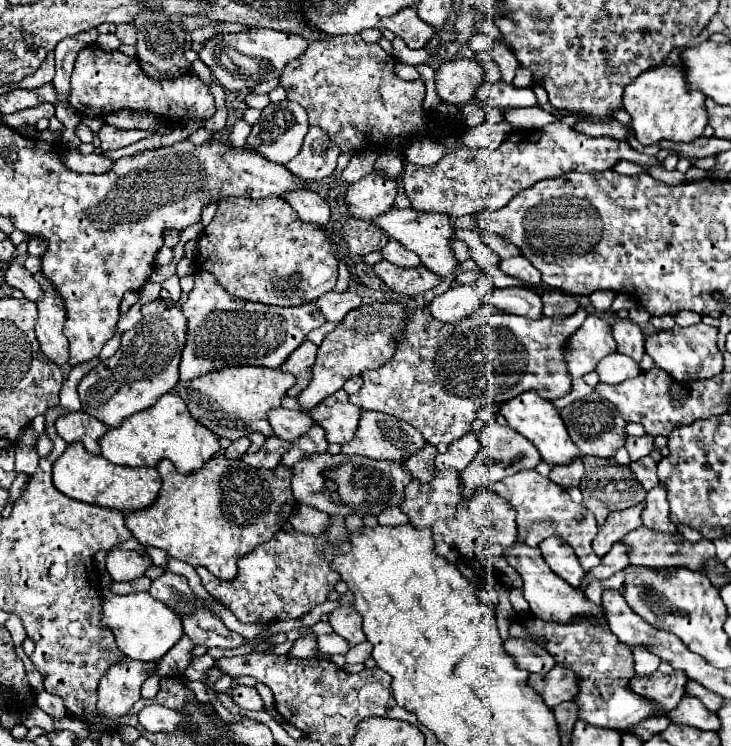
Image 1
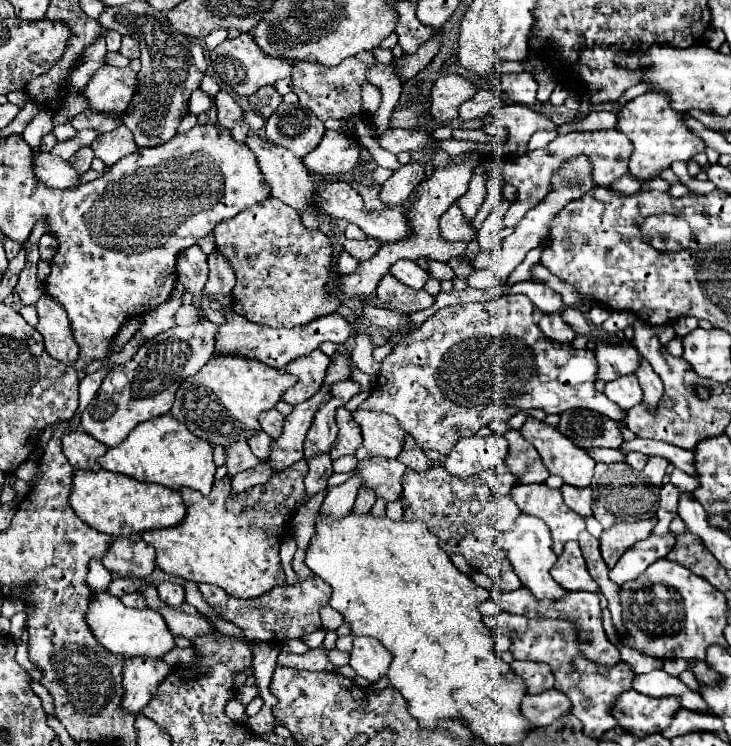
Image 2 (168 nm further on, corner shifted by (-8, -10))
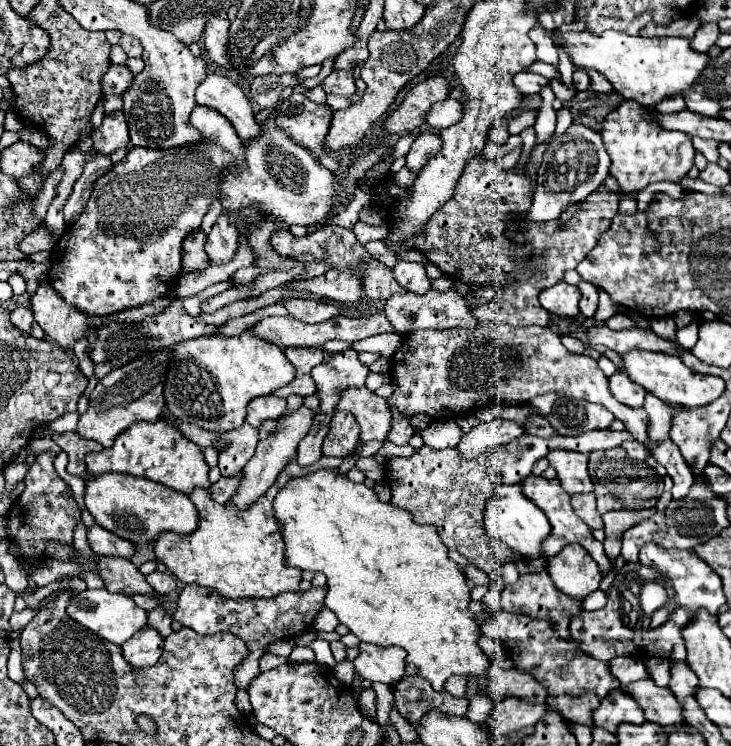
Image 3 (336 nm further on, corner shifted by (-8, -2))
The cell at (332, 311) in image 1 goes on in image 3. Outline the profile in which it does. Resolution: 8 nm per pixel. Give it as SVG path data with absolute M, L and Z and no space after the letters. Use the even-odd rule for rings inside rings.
M410 291L396 293L392 295L386 305L384 313L390 319L392 327L400 333L412 333L418 329L452 329L452 327L464 327L464 329L474 329L478 321L470 315L466 307L466 299L460 297L456 291L428 291L426 295L414 295Z

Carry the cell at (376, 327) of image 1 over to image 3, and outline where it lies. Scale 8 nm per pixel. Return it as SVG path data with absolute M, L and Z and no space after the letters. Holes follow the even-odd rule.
M300 407L298 411L290 413L290 415L284 415L278 423L278 429L276 433L272 433L268 439L264 441L258 441L258 447L256 447L256 453L254 457L244 465L242 469L242 481L238 485L238 489L234 491L234 495L230 497L230 503L244 511L248 509L250 505L254 505L258 501L260 495L264 495L268 491L268 487L276 481L278 473L286 467L288 461L292 461L296 457L296 449L298 449L298 443L302 439L302 435L306 435L306 431L310 429L310 421L312 421L312 415L306 407Z

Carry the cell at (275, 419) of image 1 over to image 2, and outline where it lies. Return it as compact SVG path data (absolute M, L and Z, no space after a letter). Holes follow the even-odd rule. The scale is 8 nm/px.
M276 409L272 411L266 411L266 415L262 415L260 419L262 423L262 429L272 437L272 439L278 439L282 435L282 427L284 427L284 415Z

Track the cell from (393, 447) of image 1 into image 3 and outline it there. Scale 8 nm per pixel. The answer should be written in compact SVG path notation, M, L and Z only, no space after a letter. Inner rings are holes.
M348 387L340 393L336 409L350 411L360 425L360 441L386 441L392 415L384 397L368 391L366 387Z

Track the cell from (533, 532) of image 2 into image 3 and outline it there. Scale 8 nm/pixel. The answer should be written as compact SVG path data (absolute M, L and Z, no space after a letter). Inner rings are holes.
M498 483L492 491L492 495L488 497L486 509L484 509L484 525L488 529L488 533L492 537L502 539L506 545L510 545L512 549L516 549L522 557L526 559L536 559L542 557L540 553L540 545L546 539L546 535L550 533L550 523L544 515L542 509L538 509L524 493L520 483L516 485L504 485Z

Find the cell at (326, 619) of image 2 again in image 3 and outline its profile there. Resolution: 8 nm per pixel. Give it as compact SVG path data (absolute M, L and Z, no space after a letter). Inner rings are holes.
M326 607L316 615L316 619L312 623L312 627L316 631L334 631L336 625L338 625L338 617L330 609L326 609Z

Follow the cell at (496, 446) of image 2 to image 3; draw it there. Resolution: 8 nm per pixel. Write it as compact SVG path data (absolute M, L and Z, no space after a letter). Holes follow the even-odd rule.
M496 417L494 421L480 423L474 429L470 429L466 435L462 435L462 441L458 443L458 451L462 453L462 457L474 459L482 451L488 451L496 445L518 439L522 433L524 433L524 429L518 423Z

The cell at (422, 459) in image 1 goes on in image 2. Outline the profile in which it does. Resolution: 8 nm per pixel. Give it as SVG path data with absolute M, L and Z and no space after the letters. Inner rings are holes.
M408 435L408 441L404 445L404 451L398 455L398 461L408 465L414 471L426 471L428 467L432 467L434 463L428 459L428 455L424 453L424 449Z

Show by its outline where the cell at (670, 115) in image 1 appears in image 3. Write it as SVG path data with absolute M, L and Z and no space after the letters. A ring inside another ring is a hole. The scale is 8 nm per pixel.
M624 101L616 111L608 113L600 135L610 155L610 175L618 181L620 195L636 197L638 191L654 181L680 183L694 165L692 137L680 131L664 131L658 123L656 111L644 109L634 101Z

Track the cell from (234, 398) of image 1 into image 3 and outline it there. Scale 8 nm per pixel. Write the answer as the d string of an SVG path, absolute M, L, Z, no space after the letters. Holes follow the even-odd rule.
M244 331L238 337L204 335L180 341L174 351L166 373L164 399L170 411L206 431L224 433L238 429L246 417L246 403L258 395L268 395L294 379L294 365L286 359L284 351L254 333Z

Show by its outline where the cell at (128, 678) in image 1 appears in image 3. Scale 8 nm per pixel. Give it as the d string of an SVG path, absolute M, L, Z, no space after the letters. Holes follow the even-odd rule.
M144 627L138 633L134 633L124 645L124 657L132 667L148 667L158 661L158 655L162 655L164 639L154 627Z

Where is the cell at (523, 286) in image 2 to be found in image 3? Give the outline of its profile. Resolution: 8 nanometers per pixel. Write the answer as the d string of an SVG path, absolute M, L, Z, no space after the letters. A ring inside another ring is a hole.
M566 281L546 289L540 293L540 303L546 311L558 315L558 317L568 317L568 319L576 319L580 315L578 311L578 301L580 301L582 293L576 285L570 285Z

